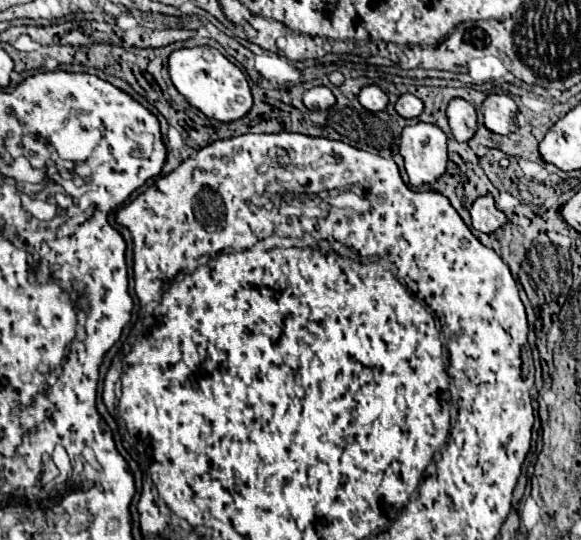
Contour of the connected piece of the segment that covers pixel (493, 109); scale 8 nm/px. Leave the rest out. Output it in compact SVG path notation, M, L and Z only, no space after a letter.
M488 95L482 103L484 125L498 135L508 135L516 129L518 107L508 95Z

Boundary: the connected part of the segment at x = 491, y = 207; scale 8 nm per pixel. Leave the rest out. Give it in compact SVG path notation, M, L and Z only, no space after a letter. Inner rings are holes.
M490 195L478 197L474 201L470 209L470 217L472 217L472 227L482 233L494 233L498 227L506 223L506 215L500 209L496 209L494 199Z

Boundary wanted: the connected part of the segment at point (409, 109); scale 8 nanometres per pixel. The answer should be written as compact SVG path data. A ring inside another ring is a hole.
M404 93L404 95L400 95L400 97L396 99L394 109L396 109L396 113L398 113L400 117L404 117L404 119L414 119L414 117L418 117L418 115L422 113L424 105L422 105L422 101L420 101L416 95Z

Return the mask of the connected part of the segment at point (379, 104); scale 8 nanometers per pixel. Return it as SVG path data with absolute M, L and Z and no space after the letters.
M366 85L360 89L358 93L358 101L362 103L364 109L370 109L370 111L378 111L378 109L384 109L386 103L388 103L388 97L382 89L378 89L376 85Z

